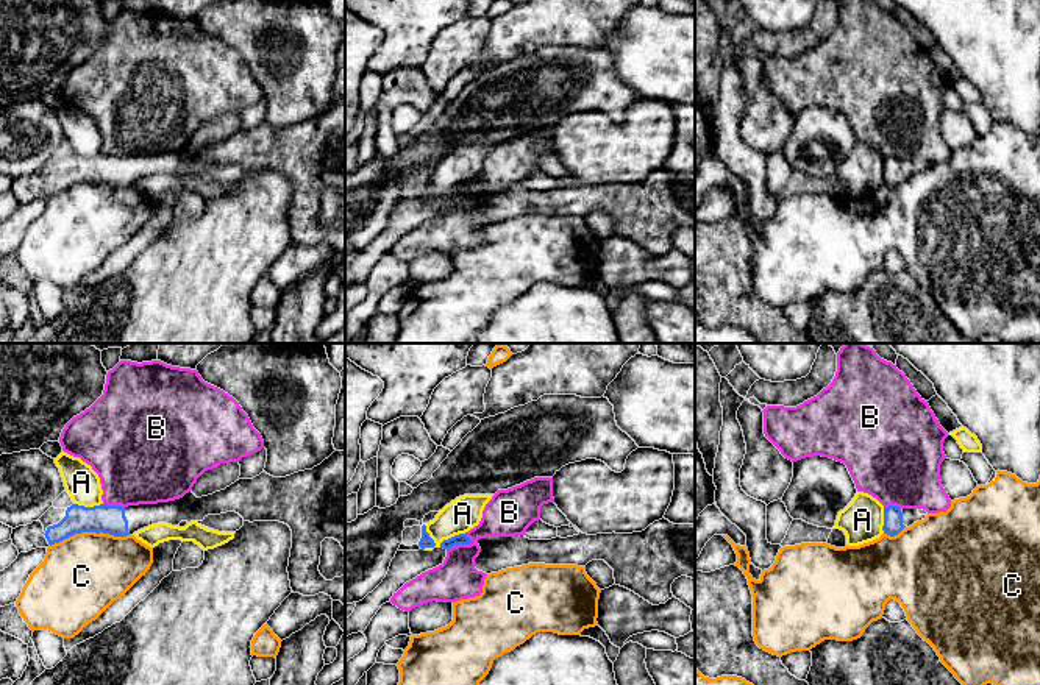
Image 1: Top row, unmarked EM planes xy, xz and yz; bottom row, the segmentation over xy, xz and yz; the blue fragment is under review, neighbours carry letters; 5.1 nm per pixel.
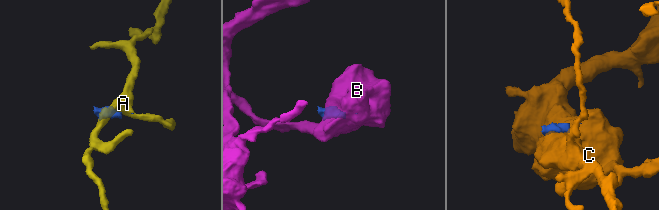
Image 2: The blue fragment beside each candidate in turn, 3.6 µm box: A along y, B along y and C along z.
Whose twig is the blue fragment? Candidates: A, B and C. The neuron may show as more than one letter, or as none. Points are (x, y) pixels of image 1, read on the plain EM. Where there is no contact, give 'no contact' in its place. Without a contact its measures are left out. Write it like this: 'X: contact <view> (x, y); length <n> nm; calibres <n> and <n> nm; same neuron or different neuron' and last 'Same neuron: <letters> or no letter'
A: contact xz (430, 188); length 140 nm; calibres 60 and 170 nm; different neuron
B: contact xz (459, 194); length 150 nm; calibres 60 and 220 nm; different neuron
C: contact xy (89, 181); length 420 nm; calibres 150 and 420 nm; different neuron
Same neuron: no letter

